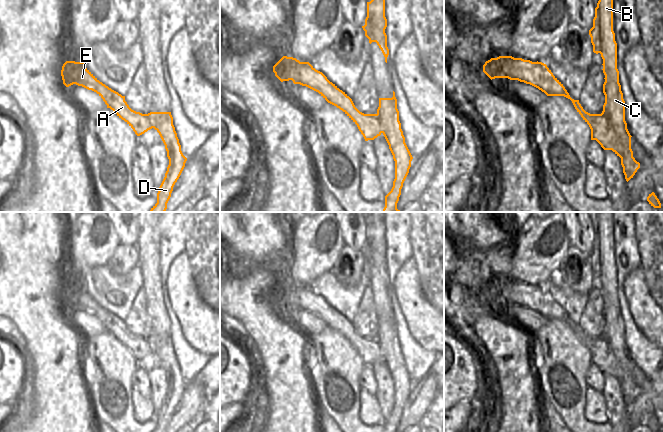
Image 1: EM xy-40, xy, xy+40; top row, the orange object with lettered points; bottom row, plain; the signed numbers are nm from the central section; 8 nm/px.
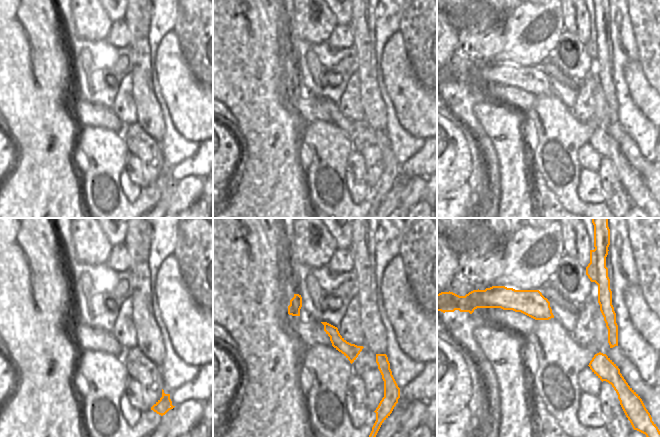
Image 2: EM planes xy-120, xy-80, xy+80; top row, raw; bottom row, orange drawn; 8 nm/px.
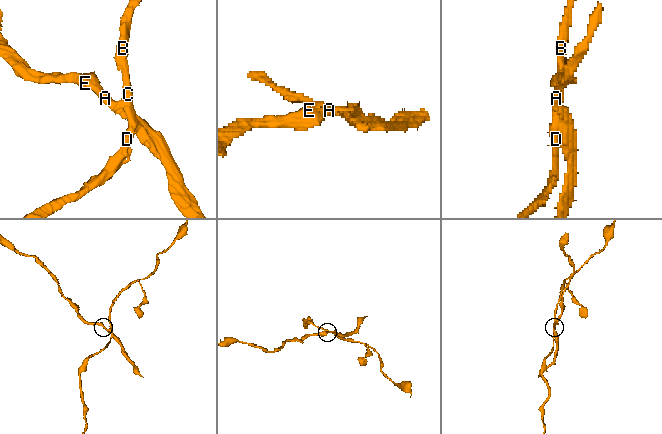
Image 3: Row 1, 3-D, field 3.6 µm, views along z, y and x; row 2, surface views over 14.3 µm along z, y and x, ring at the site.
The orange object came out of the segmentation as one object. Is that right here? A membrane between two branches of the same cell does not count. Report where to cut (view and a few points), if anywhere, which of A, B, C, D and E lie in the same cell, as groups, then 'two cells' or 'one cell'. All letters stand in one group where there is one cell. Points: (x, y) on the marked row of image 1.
xy+40 (601, 113), (608, 119), (622, 145), (621, 158) | A E / B C D | two cells

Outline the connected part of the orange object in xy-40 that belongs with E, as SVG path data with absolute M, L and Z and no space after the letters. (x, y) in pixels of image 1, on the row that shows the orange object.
M66 61L62 66L61 76L66 87L76 84L96 92L103 99L107 108L124 120L137 136L153 128L153 121L147 114L132 110L125 101L125 96L100 82L85 67L85 62Z

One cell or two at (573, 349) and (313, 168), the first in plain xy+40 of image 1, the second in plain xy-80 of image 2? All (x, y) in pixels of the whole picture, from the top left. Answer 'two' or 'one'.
one

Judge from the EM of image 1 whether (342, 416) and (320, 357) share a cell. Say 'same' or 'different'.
same

